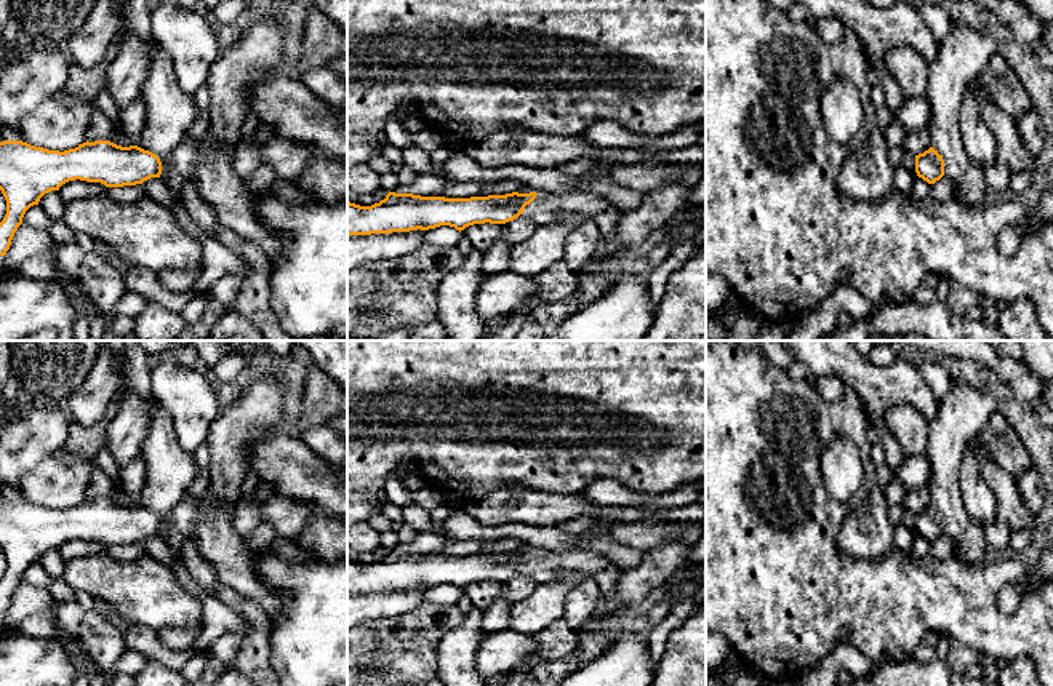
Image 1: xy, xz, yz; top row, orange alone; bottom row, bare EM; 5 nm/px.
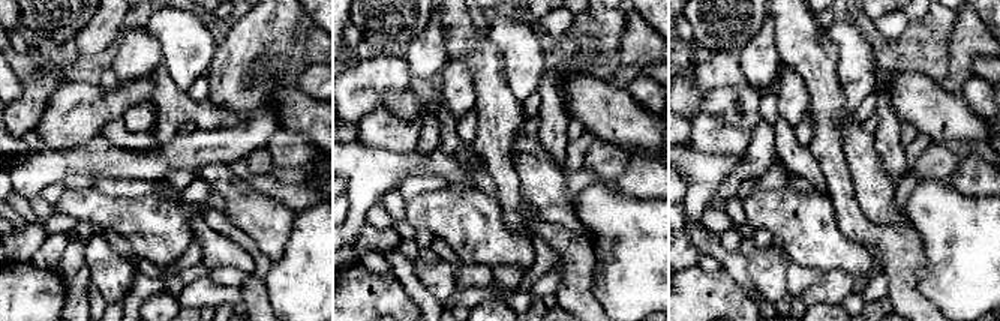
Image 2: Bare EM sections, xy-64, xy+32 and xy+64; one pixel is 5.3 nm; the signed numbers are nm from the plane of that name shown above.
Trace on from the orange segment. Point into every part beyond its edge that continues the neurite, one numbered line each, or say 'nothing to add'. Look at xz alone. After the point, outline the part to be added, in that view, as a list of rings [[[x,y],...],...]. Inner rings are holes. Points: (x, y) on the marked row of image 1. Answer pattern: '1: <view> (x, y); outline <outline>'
1: xz (544, 208); outline [[[587,192],[568,193],[538,193],[536,198],[525,206],[523,214],[536,225],[552,222],[563,213],[583,214],[594,219],[597,214],[610,209],[618,209],[603,197]]]

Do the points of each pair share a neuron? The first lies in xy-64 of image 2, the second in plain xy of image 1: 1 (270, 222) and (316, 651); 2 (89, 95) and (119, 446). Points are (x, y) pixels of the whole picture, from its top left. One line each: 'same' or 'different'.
1: different
2: different

